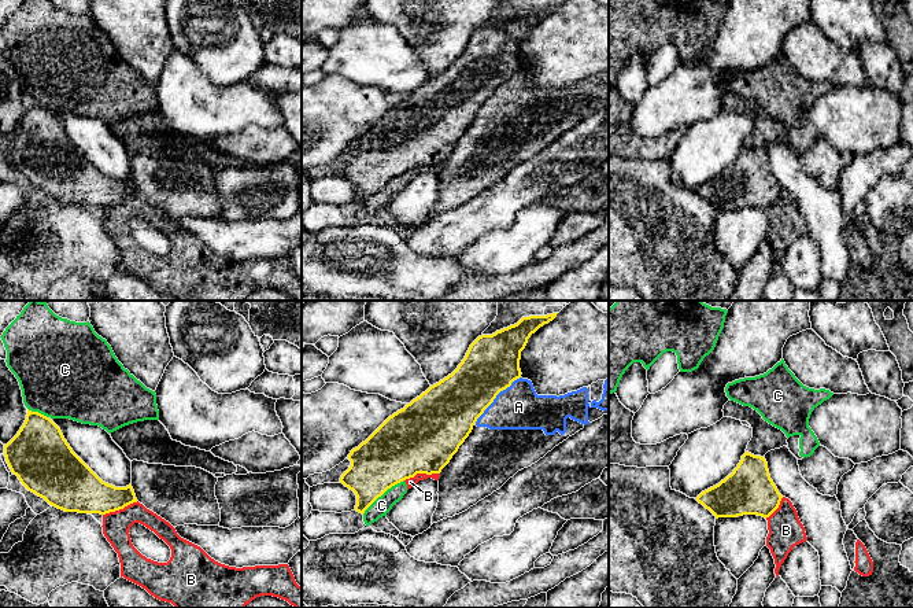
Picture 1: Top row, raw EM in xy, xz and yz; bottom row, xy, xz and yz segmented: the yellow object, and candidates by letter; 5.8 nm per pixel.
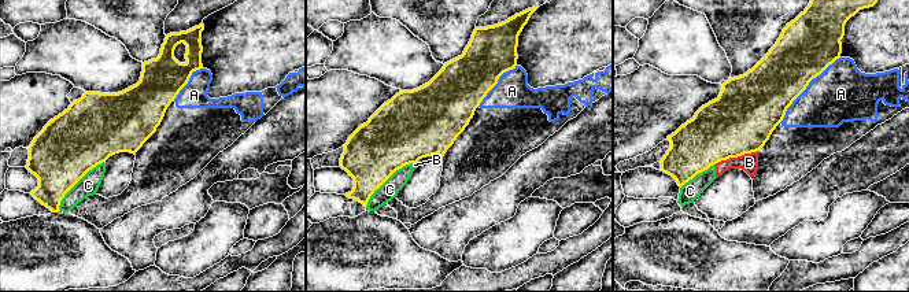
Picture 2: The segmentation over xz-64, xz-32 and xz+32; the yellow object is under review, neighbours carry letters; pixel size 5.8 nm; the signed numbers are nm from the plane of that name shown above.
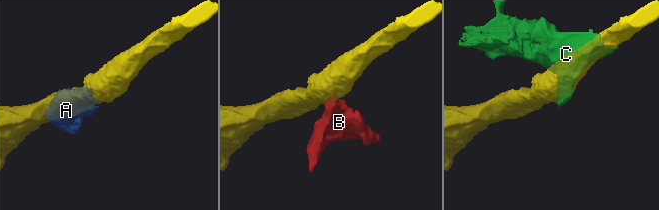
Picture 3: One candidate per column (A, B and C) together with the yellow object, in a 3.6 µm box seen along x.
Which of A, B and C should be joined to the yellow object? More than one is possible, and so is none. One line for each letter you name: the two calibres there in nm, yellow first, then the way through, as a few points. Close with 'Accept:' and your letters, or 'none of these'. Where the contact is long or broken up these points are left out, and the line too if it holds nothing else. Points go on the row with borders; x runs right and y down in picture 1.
Accept: none of these

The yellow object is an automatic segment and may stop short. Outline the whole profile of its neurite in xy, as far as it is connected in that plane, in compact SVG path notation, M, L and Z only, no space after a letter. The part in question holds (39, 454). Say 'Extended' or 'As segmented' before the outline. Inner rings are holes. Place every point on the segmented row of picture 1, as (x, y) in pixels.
As segmented. M27 409L18 434L4 445L5 461L21 483L64 512L106 515L137 502L132 483L115 487L103 482L70 447L60 428L47 416Z

